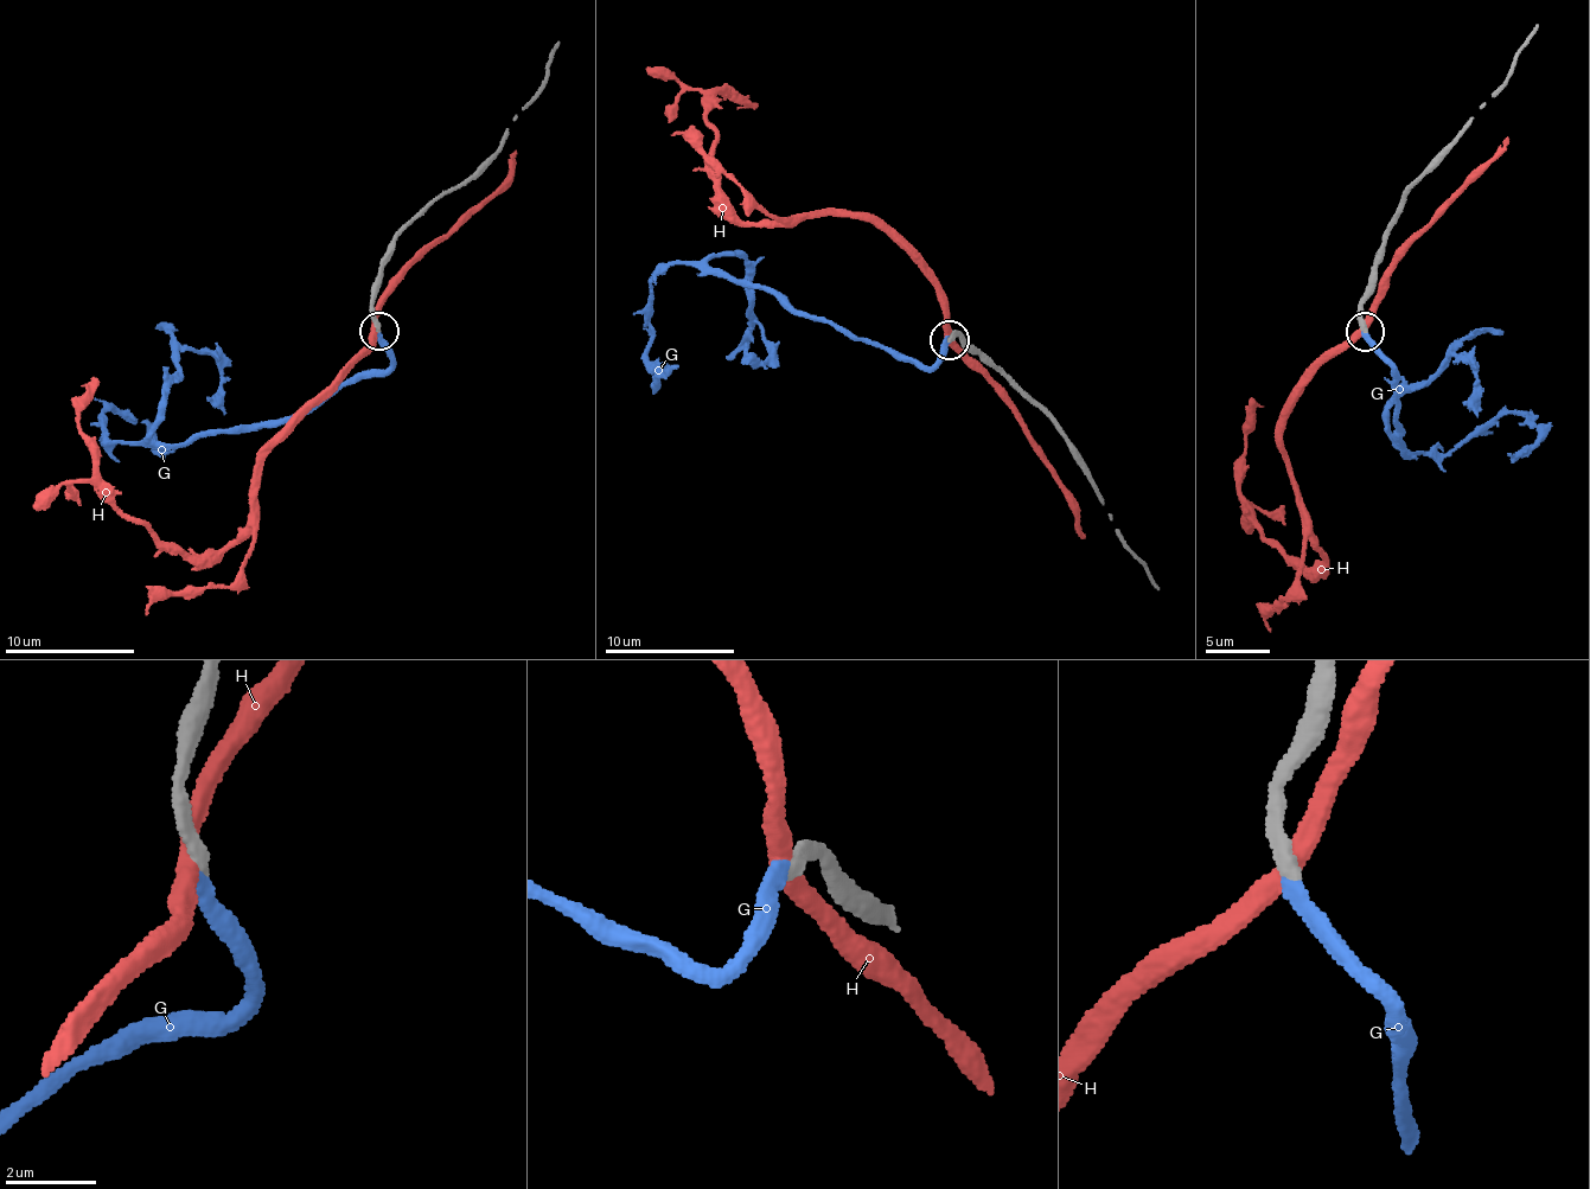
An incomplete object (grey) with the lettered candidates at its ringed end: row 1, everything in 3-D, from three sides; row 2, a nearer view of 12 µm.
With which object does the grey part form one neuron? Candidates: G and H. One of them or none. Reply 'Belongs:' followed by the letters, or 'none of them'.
Belongs: G

